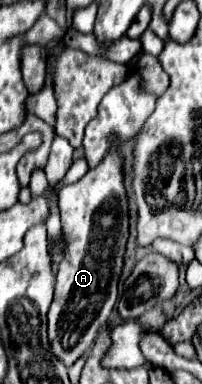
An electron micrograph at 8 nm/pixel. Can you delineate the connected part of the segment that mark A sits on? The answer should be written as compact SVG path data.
M112 149L98 167L90 169L80 181L72 185L64 185L58 191L58 207L62 215L62 229L68 239L64 261L56 273L56 291L54 301L48 311L48 343L52 353L62 359L66 367L72 367L76 359L80 359L96 339L100 325L110 317L116 297L118 297L118 277L122 273L124 251L128 241L128 205L126 205L126 189L122 185L122 161L118 157L118 149Z

